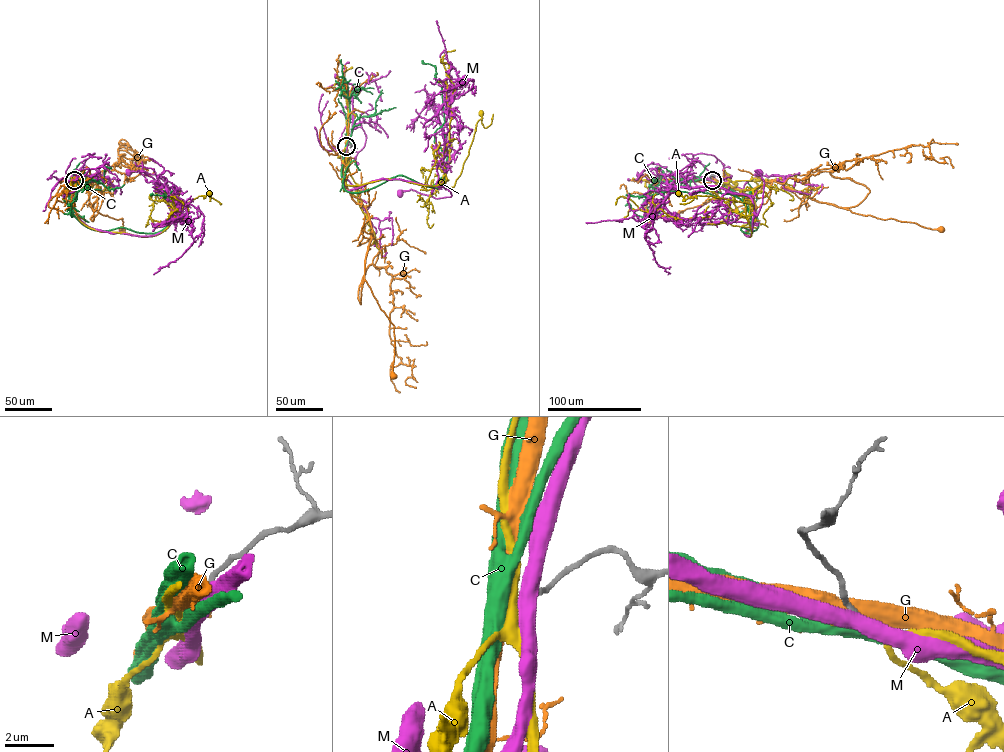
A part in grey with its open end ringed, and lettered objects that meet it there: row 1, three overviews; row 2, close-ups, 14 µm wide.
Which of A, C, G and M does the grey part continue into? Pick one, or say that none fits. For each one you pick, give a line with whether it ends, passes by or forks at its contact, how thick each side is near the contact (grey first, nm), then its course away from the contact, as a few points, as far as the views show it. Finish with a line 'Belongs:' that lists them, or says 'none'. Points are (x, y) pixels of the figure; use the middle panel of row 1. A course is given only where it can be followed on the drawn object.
C: it passes by; calibres 190 and 400 nm; course (346, 146), (341, 180), (349, 192), (400, 175), (427, 186), (444, 184), (441, 87), (435, 67), (422, 60)
Belongs: C

